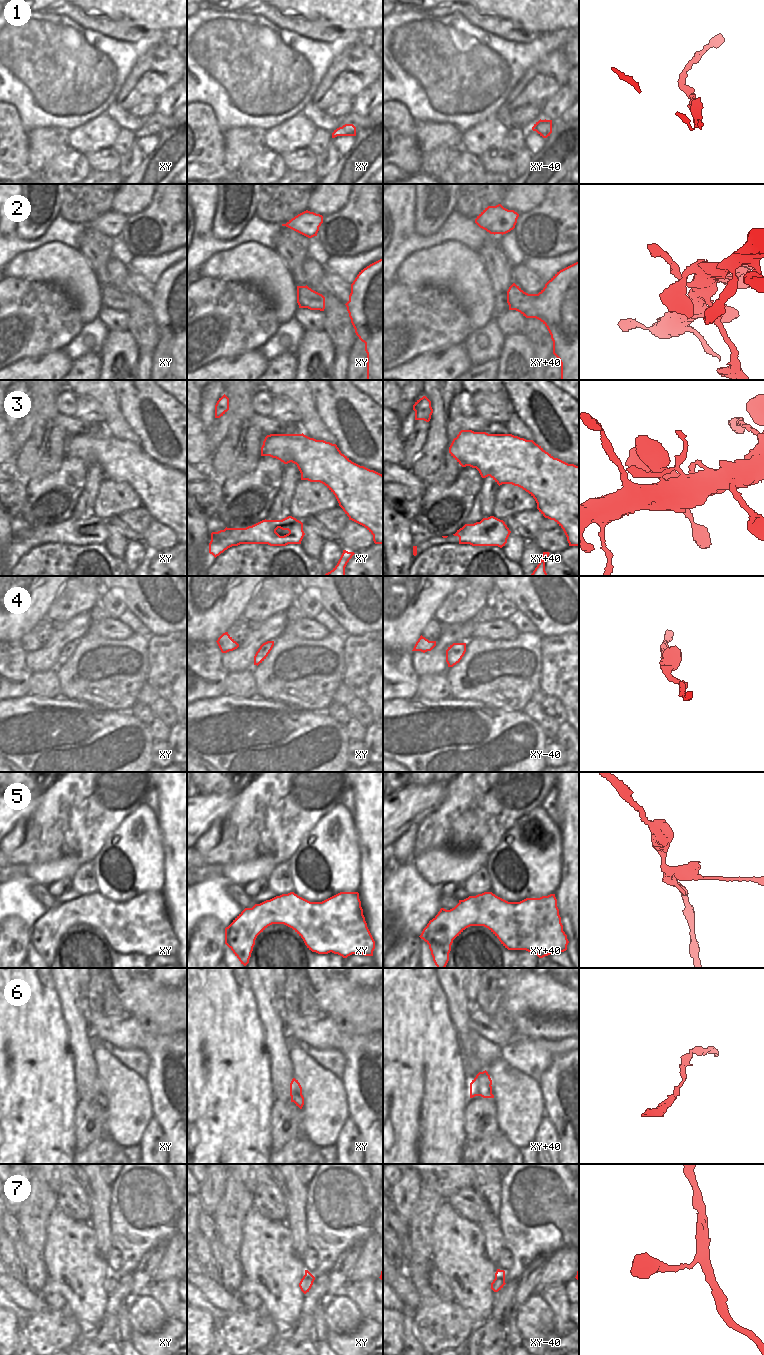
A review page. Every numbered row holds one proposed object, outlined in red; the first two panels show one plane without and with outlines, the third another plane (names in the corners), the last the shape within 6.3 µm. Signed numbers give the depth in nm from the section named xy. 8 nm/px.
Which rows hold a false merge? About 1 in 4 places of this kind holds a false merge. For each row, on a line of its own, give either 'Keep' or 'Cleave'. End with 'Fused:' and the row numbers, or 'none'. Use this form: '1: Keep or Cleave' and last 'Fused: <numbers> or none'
1: Keep
2: Keep
3: Keep
4: Keep
5: Cleave
6: Keep
7: Keep
Fused: 5.

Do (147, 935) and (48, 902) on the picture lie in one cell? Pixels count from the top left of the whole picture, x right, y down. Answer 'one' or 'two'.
one

